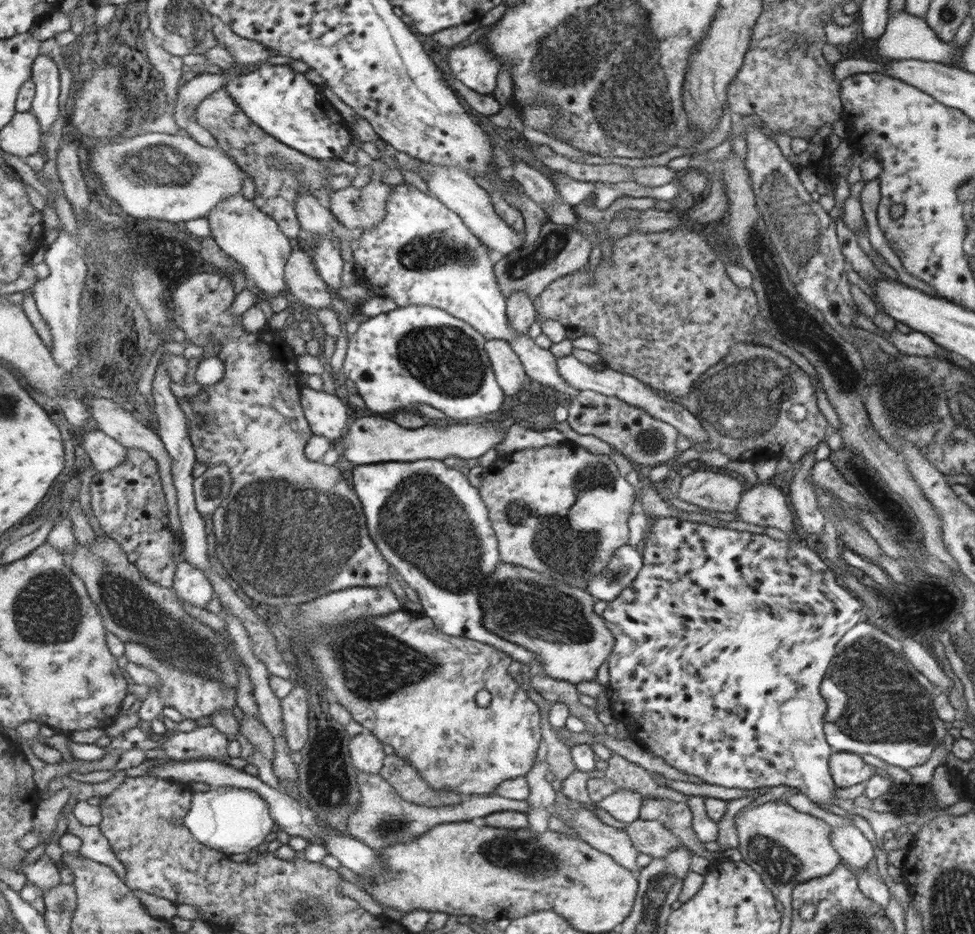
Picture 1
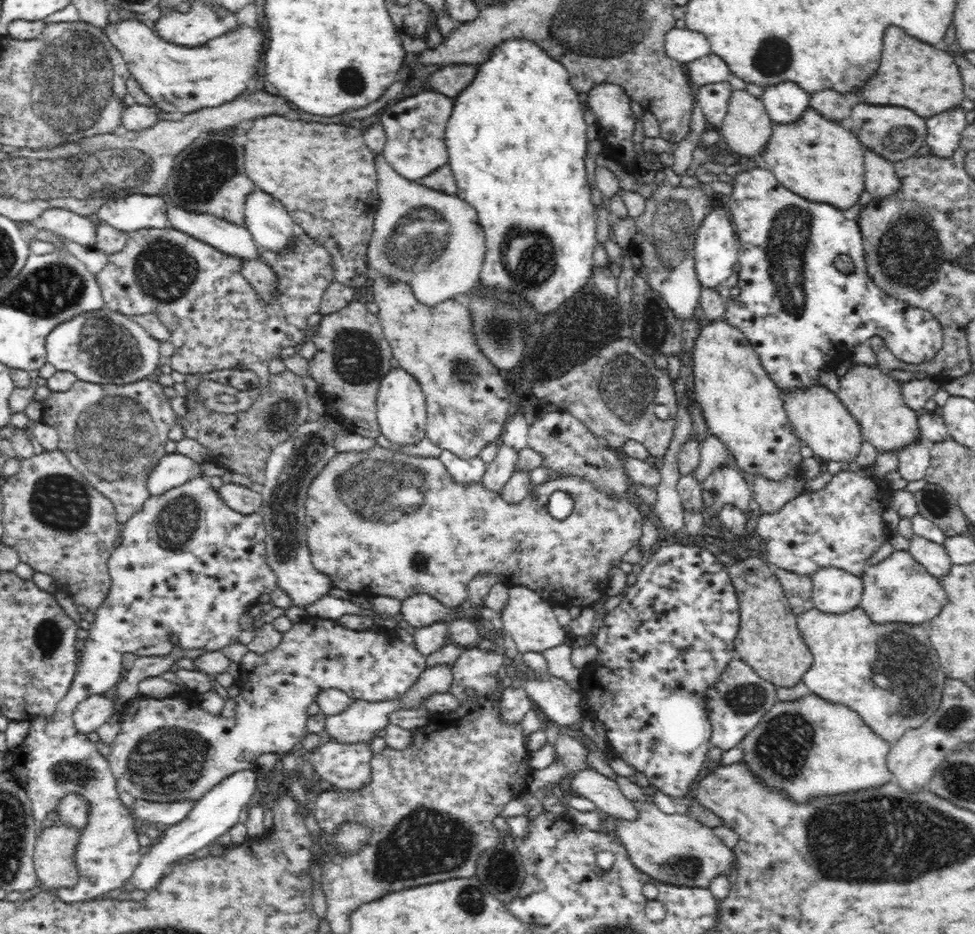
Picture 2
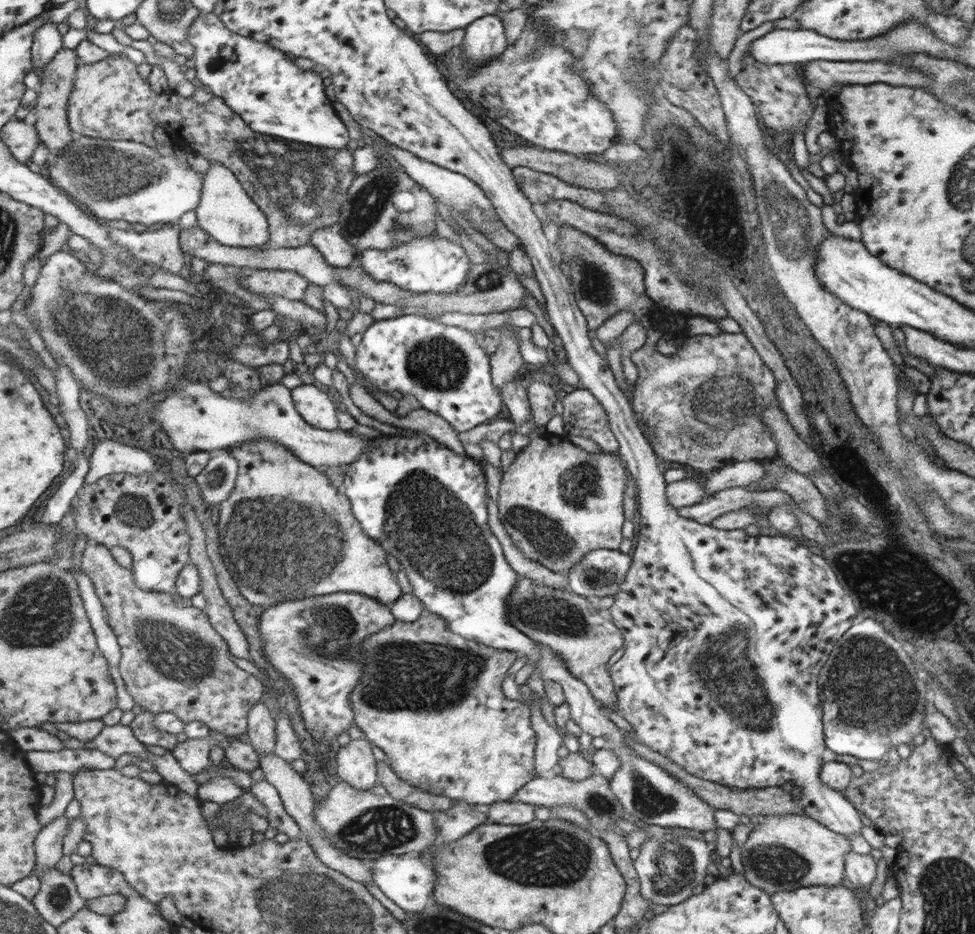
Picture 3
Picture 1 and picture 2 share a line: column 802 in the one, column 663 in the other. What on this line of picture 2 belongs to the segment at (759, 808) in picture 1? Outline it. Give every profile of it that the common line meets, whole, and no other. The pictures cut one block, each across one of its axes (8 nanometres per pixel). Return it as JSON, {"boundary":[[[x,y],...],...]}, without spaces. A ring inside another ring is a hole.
{"boundary":[[[635,802],[634,806],[637,808],[638,818],[636,820],[616,820],[613,823],[615,826],[613,834],[618,842],[626,848],[631,864],[640,872],[654,880],[659,880],[659,882],[690,888],[708,889],[714,877],[724,876],[728,878],[735,853],[715,835],[713,828],[704,826],[693,817],[689,817],[685,813],[685,809],[672,815],[660,811],[655,804]]]}

